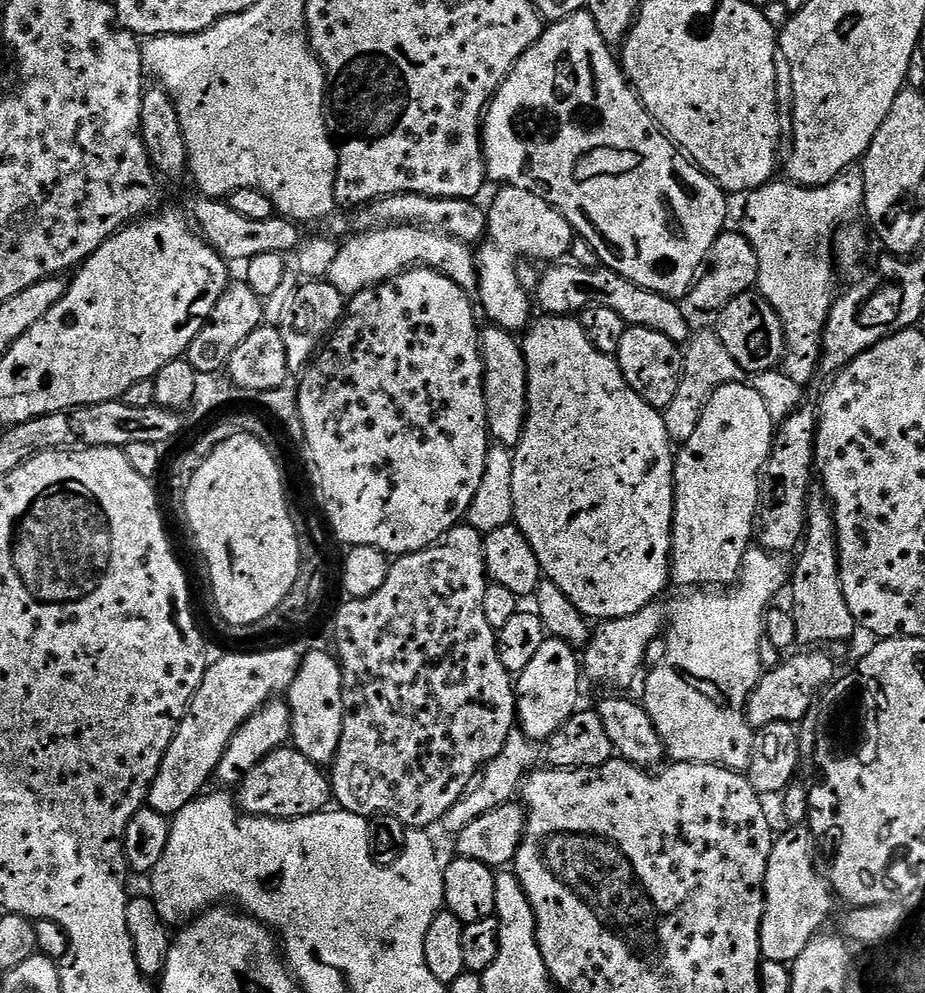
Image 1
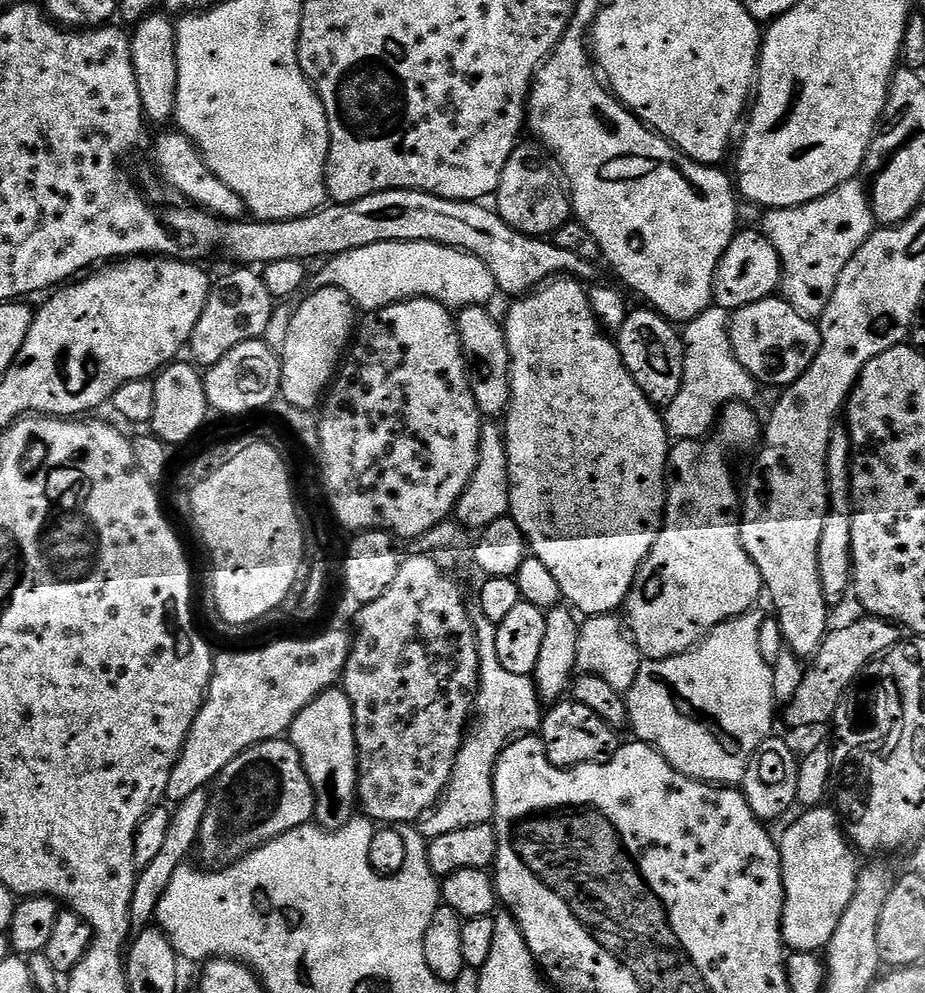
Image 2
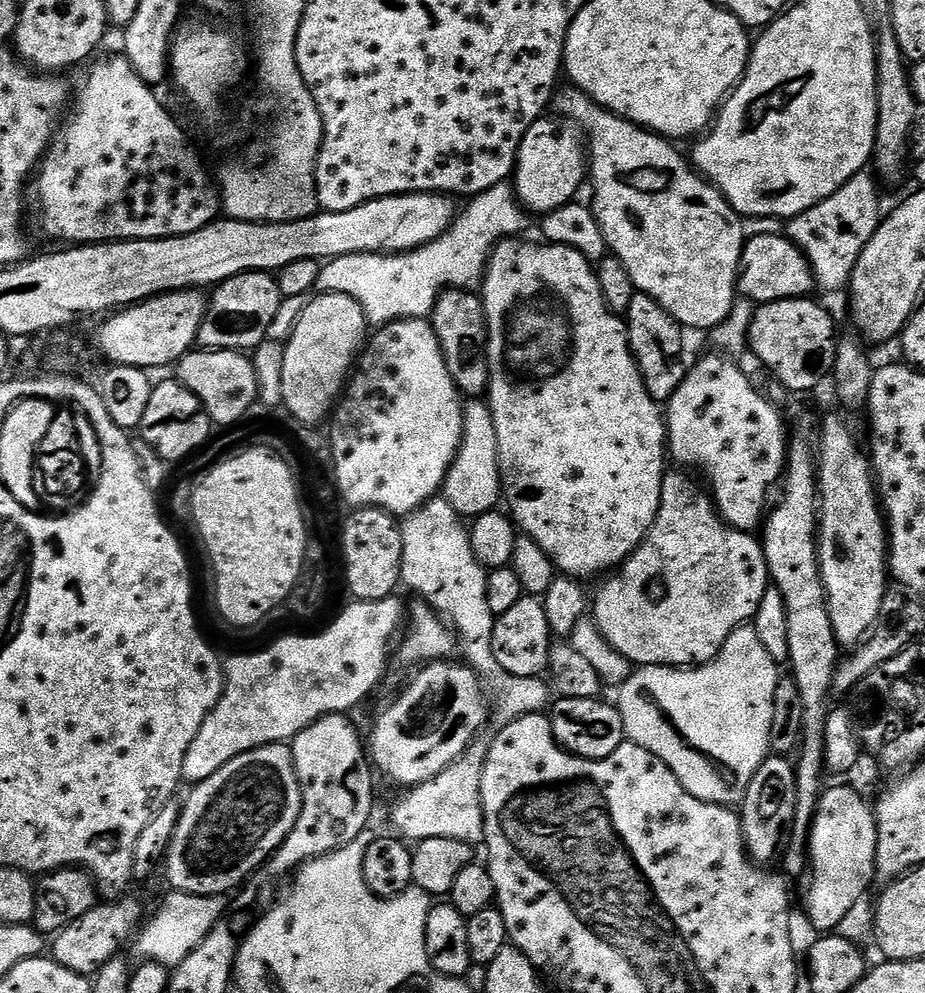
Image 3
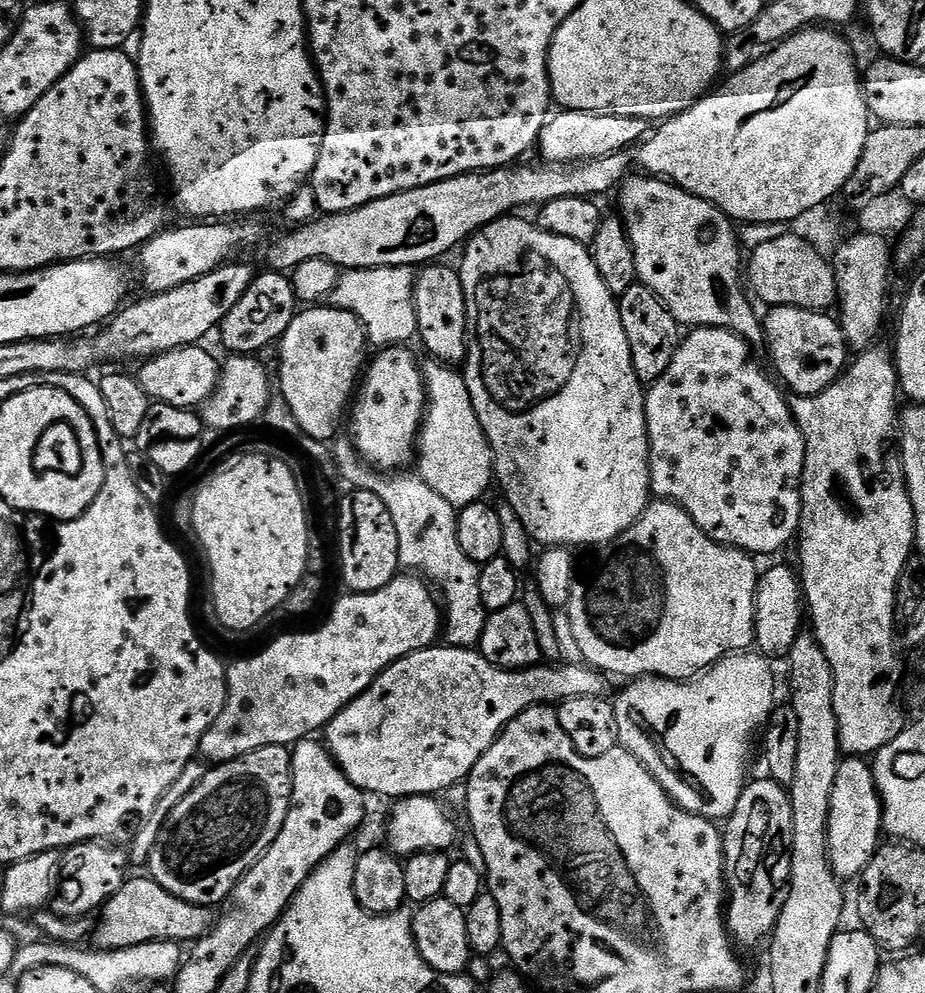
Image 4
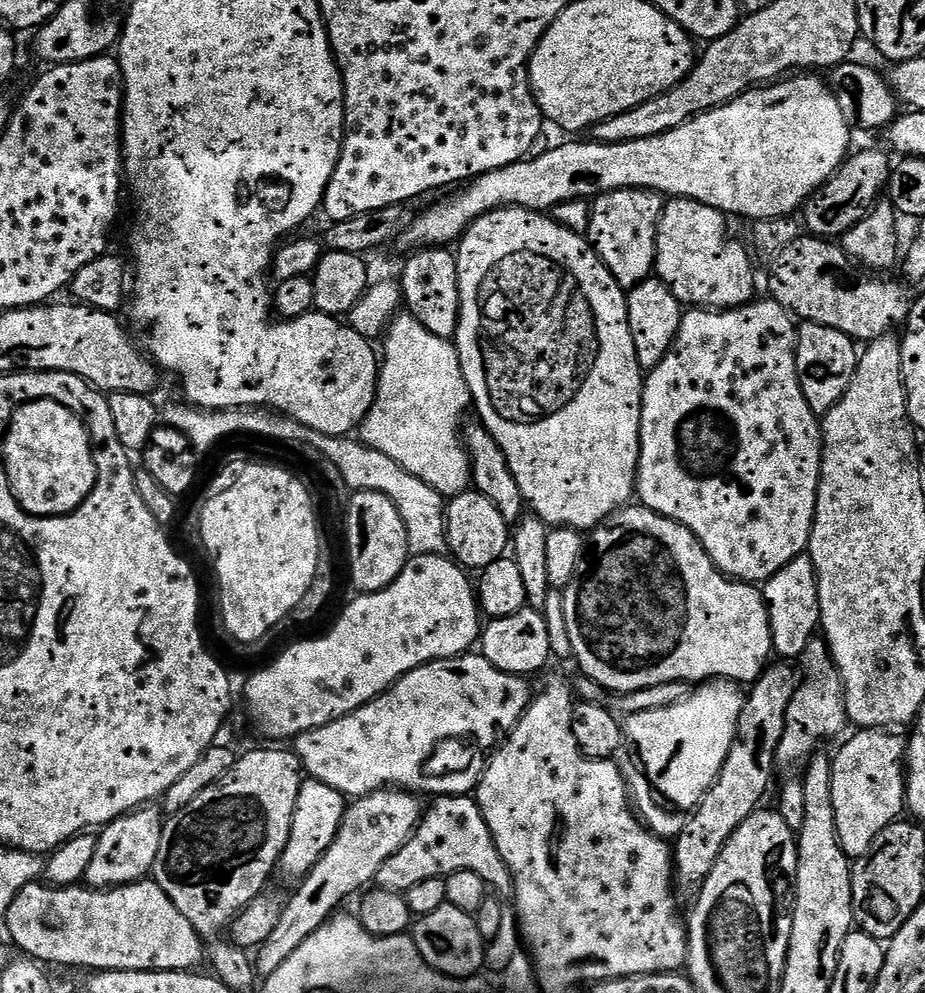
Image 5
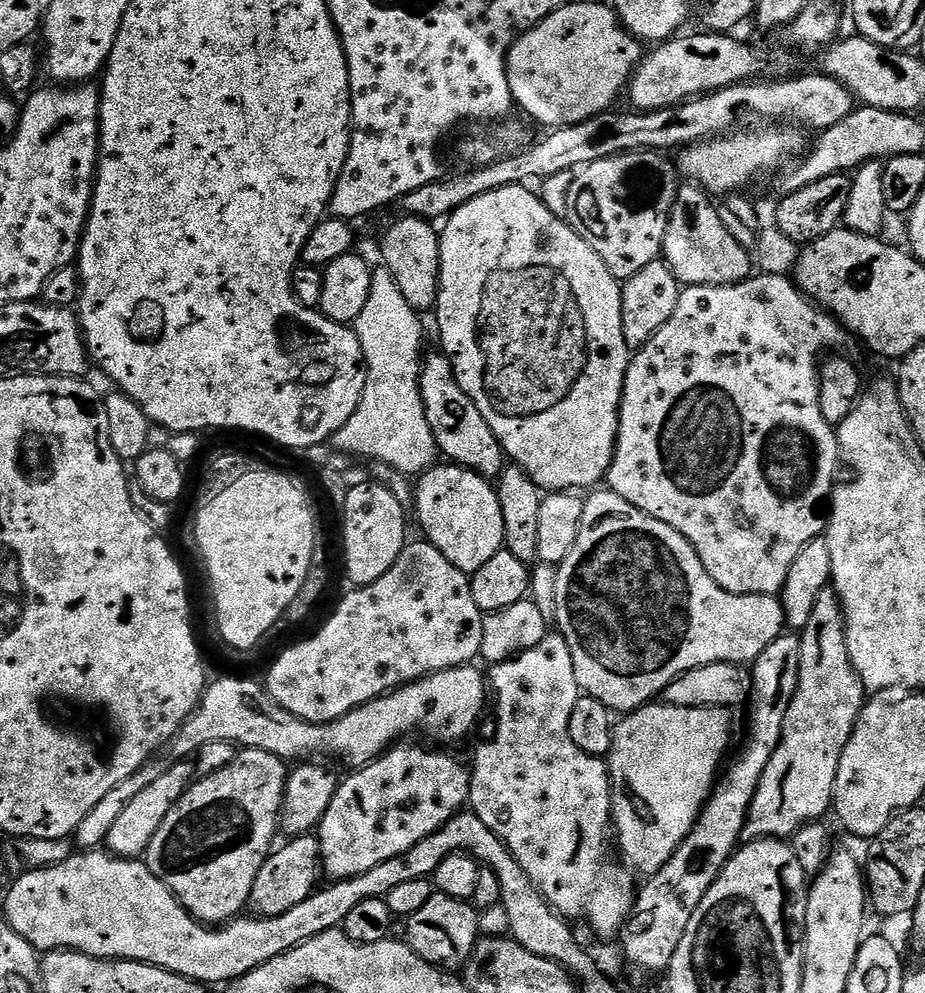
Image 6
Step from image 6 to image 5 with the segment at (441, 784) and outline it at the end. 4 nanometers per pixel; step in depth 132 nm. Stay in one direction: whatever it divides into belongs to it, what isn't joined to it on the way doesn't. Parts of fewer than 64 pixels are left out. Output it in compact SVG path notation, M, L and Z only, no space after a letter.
M385 786L355 797L345 807L336 837L316 865L297 883L300 885L296 893L285 899L278 922L255 953L254 967L257 973L267 974L273 968L282 966L282 962L339 909L336 907L343 902L344 896L350 895L355 888L363 889L370 882L367 880L373 881L377 877L386 858L399 850L420 822L422 804L420 808L415 798L411 791Z

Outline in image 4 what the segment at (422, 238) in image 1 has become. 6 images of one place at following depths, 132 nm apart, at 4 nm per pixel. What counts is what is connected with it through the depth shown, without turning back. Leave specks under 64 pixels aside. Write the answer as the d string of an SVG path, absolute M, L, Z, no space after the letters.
M394 266L393 268L350 268L347 269L347 271L345 271L343 273L343 275L341 275L340 281L338 282L338 286L336 287L336 289L334 289L334 291L332 291L331 297L330 297L330 304L333 304L334 307L333 309L339 310L341 313L347 314L349 316L355 316L357 321L363 326L365 333L366 333L366 340L367 343L369 345L372 344L376 344L375 347L377 349L382 349L382 348L391 348L393 346L404 346L407 345L409 343L408 339L413 337L415 337L417 335L417 331L416 331L416 307L414 306L414 290L416 289L416 272L413 271L413 269L411 267L407 267L407 268L403 268L402 266Z

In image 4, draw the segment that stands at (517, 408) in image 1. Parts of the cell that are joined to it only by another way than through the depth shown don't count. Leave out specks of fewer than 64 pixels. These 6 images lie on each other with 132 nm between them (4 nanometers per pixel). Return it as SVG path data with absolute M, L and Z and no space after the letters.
M432 262L416 272L414 290L416 307L416 331L418 340L424 343L433 361L449 366L460 366L468 359L468 311L466 294L462 290L459 271L447 268L444 262Z

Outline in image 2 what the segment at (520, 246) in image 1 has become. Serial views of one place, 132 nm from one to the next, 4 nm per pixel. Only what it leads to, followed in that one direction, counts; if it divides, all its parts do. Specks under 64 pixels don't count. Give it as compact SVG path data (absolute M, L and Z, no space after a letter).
M517 146L512 151L510 162L506 162L506 170L502 170L502 182L494 194L494 208L514 230L524 232L527 236L548 238L568 223L573 215L572 202L561 177L556 177L548 169L544 161L545 153L536 148Z

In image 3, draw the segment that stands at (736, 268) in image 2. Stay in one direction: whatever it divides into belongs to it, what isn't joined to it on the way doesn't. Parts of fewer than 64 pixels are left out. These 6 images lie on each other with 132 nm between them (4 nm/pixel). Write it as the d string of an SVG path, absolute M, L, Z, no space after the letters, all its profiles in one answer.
M764 232L761 236L749 235L744 241L736 287L739 295L752 299L757 306L775 300L799 300L811 293L808 291L813 291L812 268L800 253L800 247L787 235L775 236L772 232Z

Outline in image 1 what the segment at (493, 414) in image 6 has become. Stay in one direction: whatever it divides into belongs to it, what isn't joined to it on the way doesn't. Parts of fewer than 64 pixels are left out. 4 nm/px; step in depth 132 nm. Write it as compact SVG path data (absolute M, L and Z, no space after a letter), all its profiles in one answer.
M547 314L539 318L541 320L537 319L522 336L522 347L528 367L528 417L522 438L512 454L514 458L514 523L526 538L526 542L530 542L534 554L538 554L541 573L556 583L558 590L562 590L562 594L566 594L566 598L570 598L570 602L578 606L581 614L596 622L626 618L628 615L638 613L648 603L661 599L668 592L666 591L668 580L670 584L673 579L672 519L676 501L674 443L670 434L667 433L661 409L650 406L631 388L615 359L602 354L596 349L594 342L590 342L587 327L579 319Z

